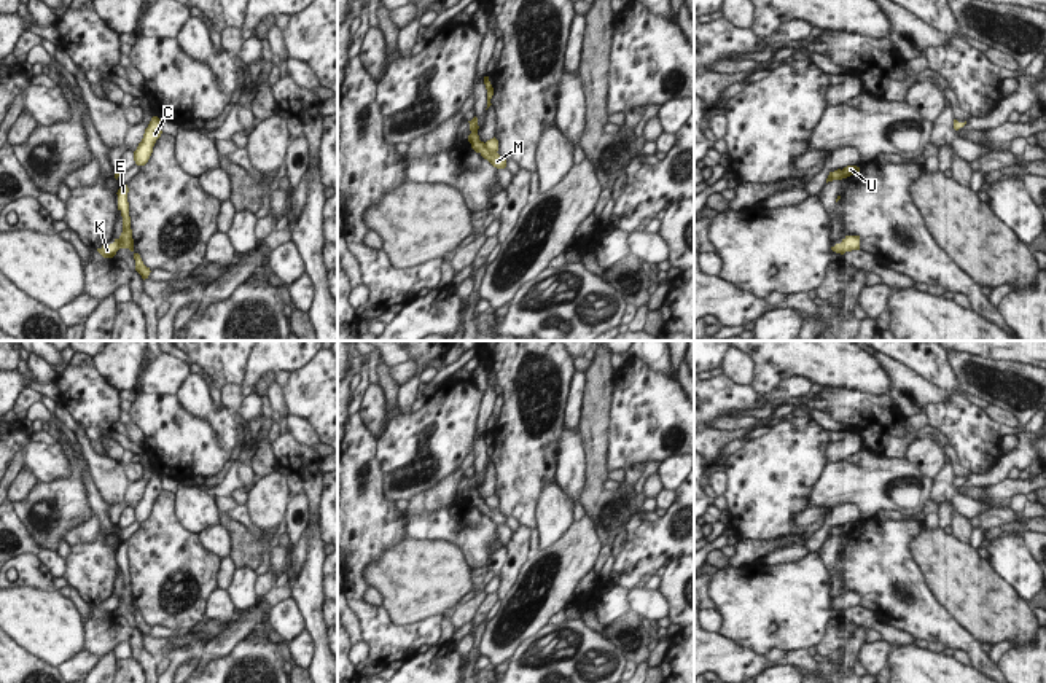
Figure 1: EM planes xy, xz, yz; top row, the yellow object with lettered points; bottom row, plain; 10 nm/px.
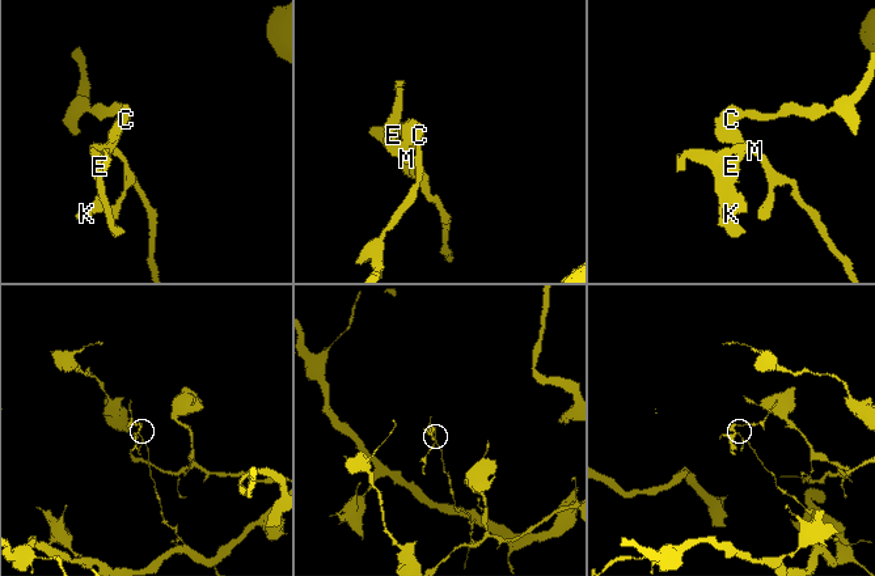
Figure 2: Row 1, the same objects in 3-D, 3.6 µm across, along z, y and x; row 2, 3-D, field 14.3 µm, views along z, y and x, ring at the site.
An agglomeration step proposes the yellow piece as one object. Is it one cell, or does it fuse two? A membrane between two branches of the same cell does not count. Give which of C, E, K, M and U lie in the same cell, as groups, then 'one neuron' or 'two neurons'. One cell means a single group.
groups C E K / M U; two neurons

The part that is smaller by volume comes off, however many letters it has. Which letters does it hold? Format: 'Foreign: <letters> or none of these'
Foreign: C, E, K

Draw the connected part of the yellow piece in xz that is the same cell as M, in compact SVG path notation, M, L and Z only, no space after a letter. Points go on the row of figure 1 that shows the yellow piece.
M471 132L468 135L468 142L471 143L471 148L479 153L484 159L487 159L494 167L497 169L505 169L506 167L506 159L502 158L498 153L490 153L484 142L479 140L478 132Z

